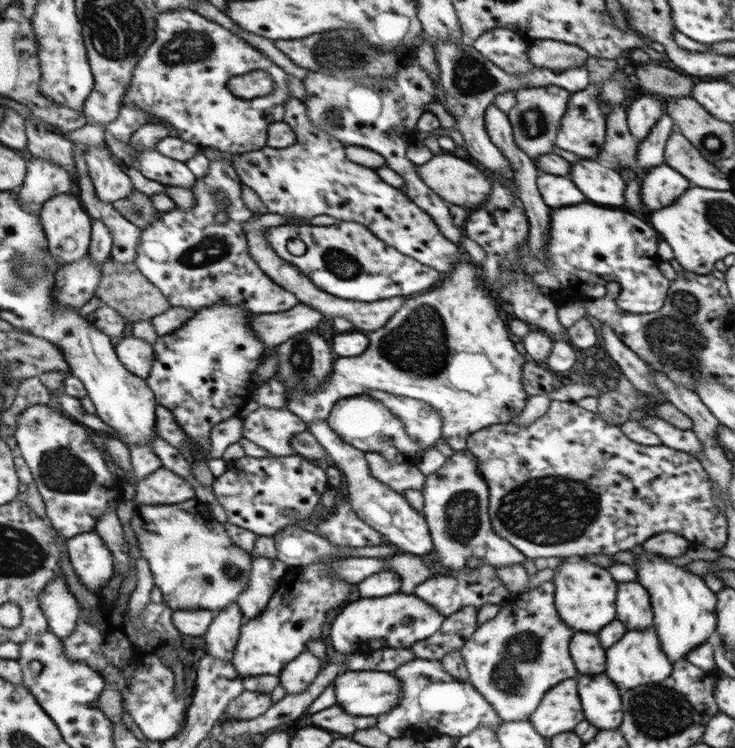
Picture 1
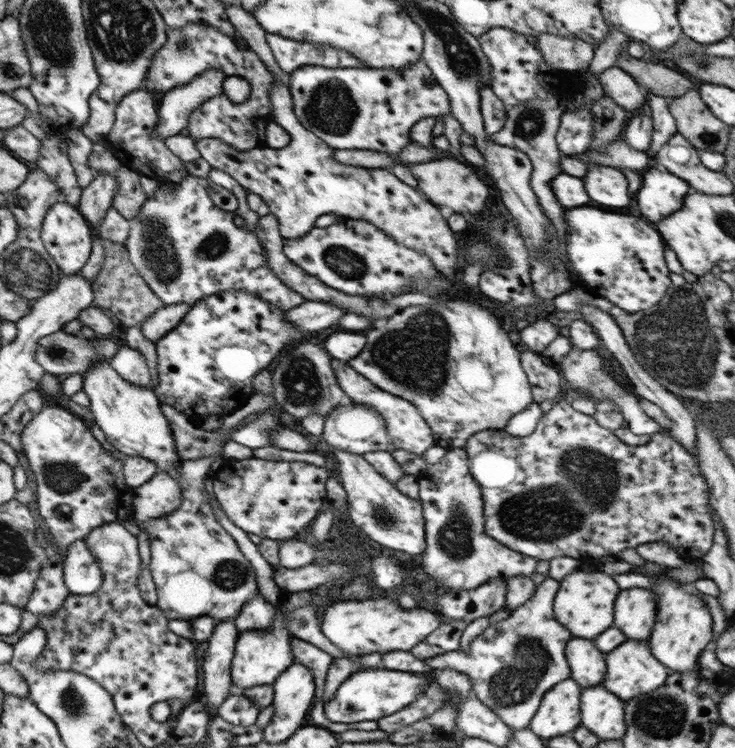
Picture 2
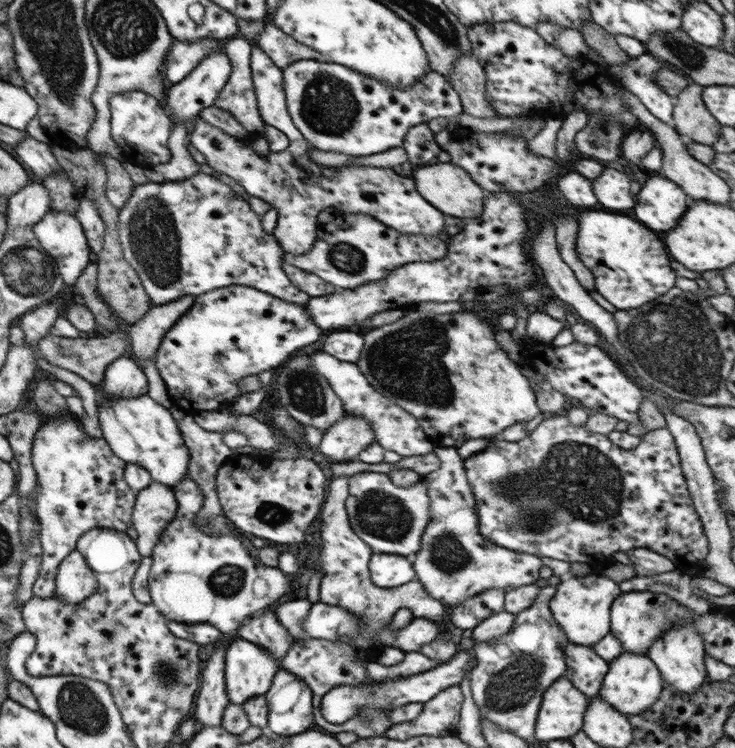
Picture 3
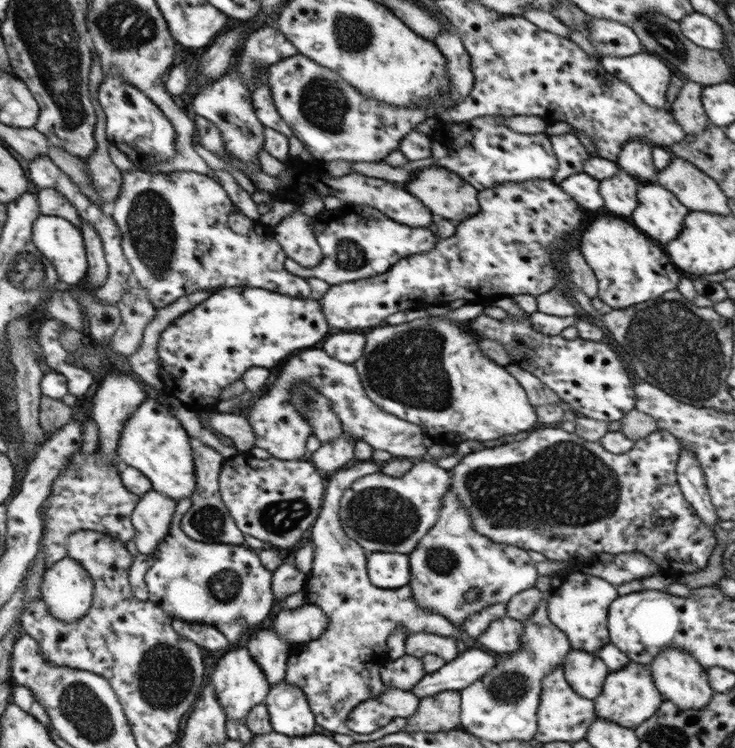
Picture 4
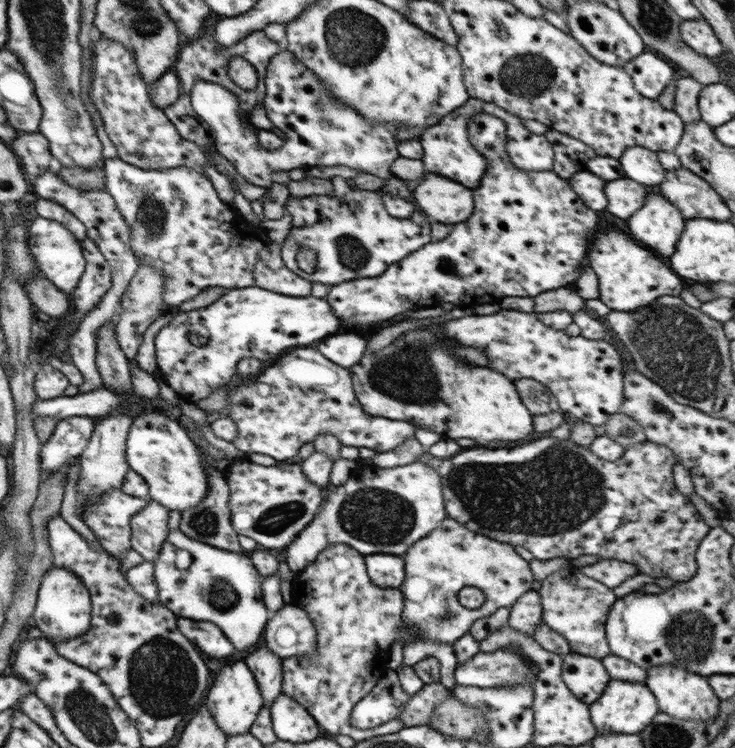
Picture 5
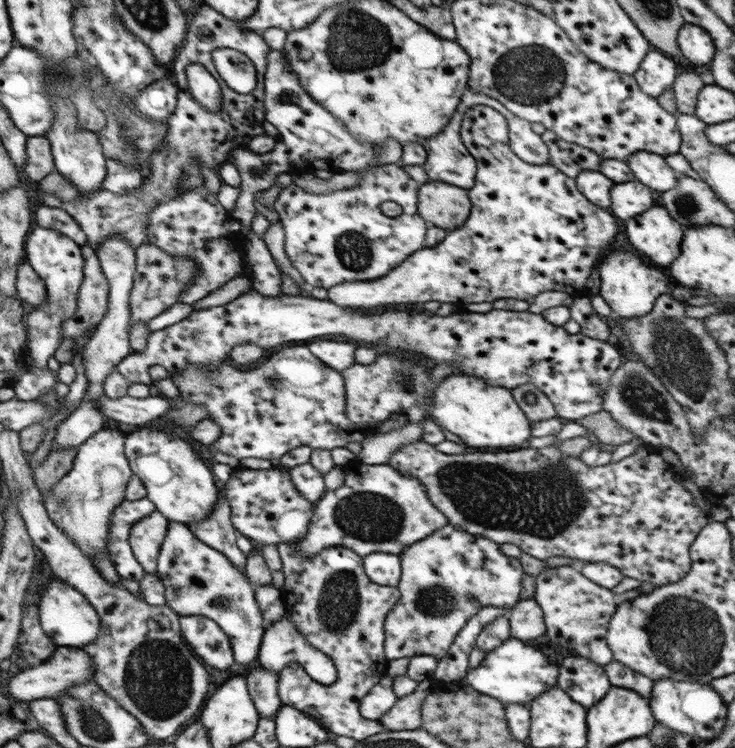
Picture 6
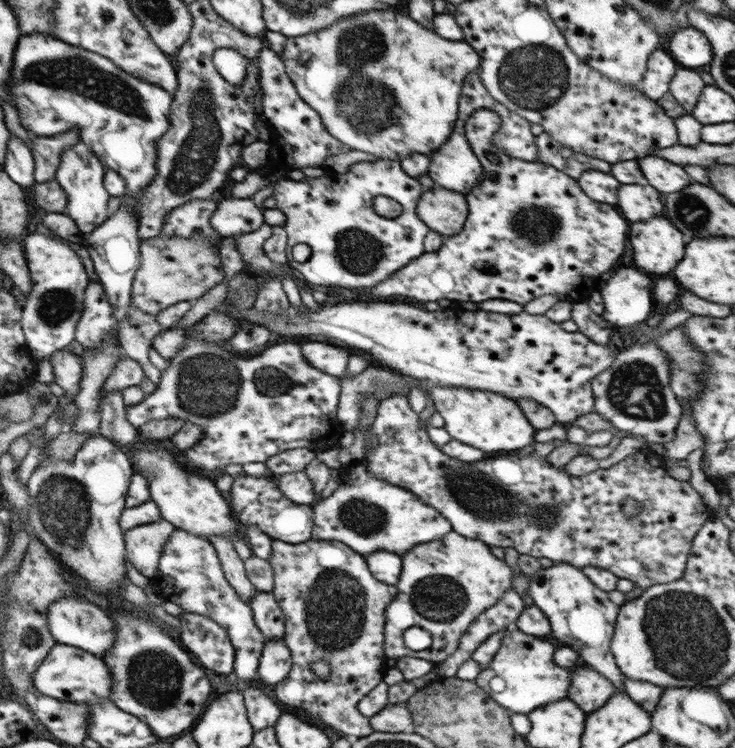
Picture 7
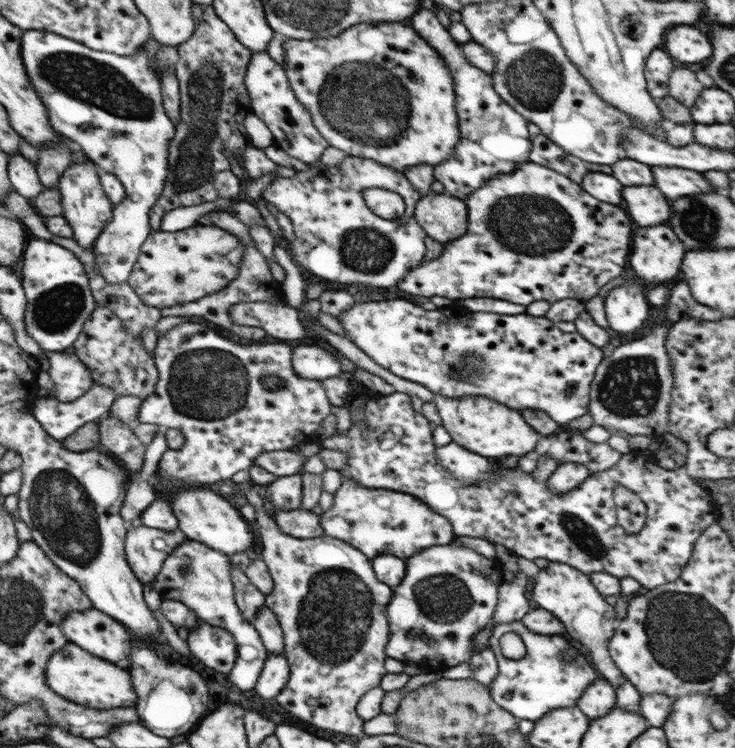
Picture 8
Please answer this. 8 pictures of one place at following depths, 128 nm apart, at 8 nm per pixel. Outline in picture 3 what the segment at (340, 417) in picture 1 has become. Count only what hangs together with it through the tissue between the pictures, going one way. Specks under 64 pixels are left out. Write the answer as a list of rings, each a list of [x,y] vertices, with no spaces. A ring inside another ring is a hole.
[[[343,415],[322,433],[318,450],[331,462],[355,459],[357,454],[375,442],[375,435],[363,417]]]

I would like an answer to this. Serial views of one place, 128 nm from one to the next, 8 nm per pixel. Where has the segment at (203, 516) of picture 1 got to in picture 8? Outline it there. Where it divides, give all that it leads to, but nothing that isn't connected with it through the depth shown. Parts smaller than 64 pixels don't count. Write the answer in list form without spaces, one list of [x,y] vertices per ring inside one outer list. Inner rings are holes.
[[[185,539],[165,557],[157,576],[150,585],[162,599],[182,602],[195,612],[201,621],[224,628],[233,636],[237,657],[232,670],[228,673],[228,678],[233,687],[244,694],[254,689],[268,653],[257,631],[250,622],[243,619],[239,607],[235,605],[229,562],[227,555],[199,541]]]

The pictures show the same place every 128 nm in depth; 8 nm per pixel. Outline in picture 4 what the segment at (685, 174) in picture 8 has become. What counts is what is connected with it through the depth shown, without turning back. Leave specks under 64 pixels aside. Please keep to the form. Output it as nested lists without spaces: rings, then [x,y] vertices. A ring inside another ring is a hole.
[[[643,140],[627,141],[619,149],[619,154],[614,162],[616,166],[631,176],[639,176],[645,180],[649,180],[651,176],[655,178],[658,171],[651,160],[652,147]]]

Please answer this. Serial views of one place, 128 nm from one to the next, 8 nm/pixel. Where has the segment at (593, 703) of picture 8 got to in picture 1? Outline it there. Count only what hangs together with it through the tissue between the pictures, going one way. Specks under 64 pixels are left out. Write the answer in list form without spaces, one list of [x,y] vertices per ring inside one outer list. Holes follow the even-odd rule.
[[[574,631],[568,646],[579,676],[604,672],[605,653],[596,633]]]

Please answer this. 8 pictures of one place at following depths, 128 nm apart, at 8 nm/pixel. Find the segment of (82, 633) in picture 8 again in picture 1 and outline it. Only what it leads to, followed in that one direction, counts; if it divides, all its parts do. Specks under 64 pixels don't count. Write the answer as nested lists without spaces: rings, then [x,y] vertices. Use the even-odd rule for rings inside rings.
[[[91,530],[66,539],[64,545],[80,584],[89,592],[101,590],[113,574],[113,557],[101,537]]]

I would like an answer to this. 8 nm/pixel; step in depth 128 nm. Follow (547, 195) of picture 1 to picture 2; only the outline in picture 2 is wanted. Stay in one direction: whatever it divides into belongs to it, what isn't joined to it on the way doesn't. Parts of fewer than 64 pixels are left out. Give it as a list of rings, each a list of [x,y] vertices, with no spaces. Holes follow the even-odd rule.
[[[559,173],[549,181],[549,189],[563,209],[583,206],[585,202],[591,202],[584,192],[582,178]]]

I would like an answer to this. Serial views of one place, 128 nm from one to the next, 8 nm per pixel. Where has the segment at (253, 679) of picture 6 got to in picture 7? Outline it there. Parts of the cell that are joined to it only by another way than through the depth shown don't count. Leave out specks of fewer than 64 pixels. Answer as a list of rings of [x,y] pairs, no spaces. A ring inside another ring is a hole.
[[[257,684],[256,686],[245,688],[241,694],[244,708],[247,712],[248,723],[253,727],[253,731],[256,732],[265,727],[273,726],[273,723],[281,715],[281,710],[269,698],[270,691]]]

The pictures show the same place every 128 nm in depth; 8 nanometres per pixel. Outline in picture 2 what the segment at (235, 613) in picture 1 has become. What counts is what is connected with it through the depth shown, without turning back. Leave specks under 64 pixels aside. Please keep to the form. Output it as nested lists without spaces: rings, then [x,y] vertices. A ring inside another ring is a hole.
[[[233,619],[217,621],[211,636],[207,639],[207,649],[203,664],[203,699],[206,711],[215,716],[215,711],[229,696],[230,660],[233,656],[235,640],[238,637]]]

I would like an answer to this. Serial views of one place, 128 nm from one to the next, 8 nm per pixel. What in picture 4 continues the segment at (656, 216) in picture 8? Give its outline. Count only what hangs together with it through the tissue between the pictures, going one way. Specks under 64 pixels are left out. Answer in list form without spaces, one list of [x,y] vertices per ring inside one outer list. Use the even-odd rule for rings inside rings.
[[[617,172],[611,178],[599,182],[599,197],[607,212],[629,216],[638,202],[635,200],[635,180],[625,172]]]

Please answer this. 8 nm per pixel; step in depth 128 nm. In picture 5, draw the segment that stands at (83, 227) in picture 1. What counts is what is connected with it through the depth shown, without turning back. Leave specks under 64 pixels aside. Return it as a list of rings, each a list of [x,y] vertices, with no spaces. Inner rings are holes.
[[[37,216],[33,222],[28,222],[26,245],[34,259],[37,269],[44,278],[51,281],[57,289],[62,290],[71,298],[75,285],[85,269],[85,260],[80,242],[77,241],[63,224],[53,220],[45,220]]]

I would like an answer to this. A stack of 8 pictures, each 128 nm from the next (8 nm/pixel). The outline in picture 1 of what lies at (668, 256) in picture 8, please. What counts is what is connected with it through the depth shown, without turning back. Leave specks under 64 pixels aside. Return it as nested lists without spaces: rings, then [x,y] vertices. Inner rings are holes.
[[[665,164],[645,171],[644,177],[639,182],[641,203],[643,208],[649,210],[669,207],[681,193],[691,187],[684,176]]]

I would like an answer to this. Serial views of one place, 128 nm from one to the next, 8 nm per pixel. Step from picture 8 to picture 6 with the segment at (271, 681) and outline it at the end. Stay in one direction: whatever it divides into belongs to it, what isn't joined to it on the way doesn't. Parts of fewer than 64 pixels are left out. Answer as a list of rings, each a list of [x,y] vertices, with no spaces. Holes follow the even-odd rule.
[[[287,612],[264,629],[256,659],[262,668],[277,674],[290,663],[297,663],[312,680],[320,684],[327,686],[336,680],[336,671],[332,660],[315,647],[311,647],[311,643],[307,643],[307,639],[297,631],[295,623],[291,621],[291,615]]]

